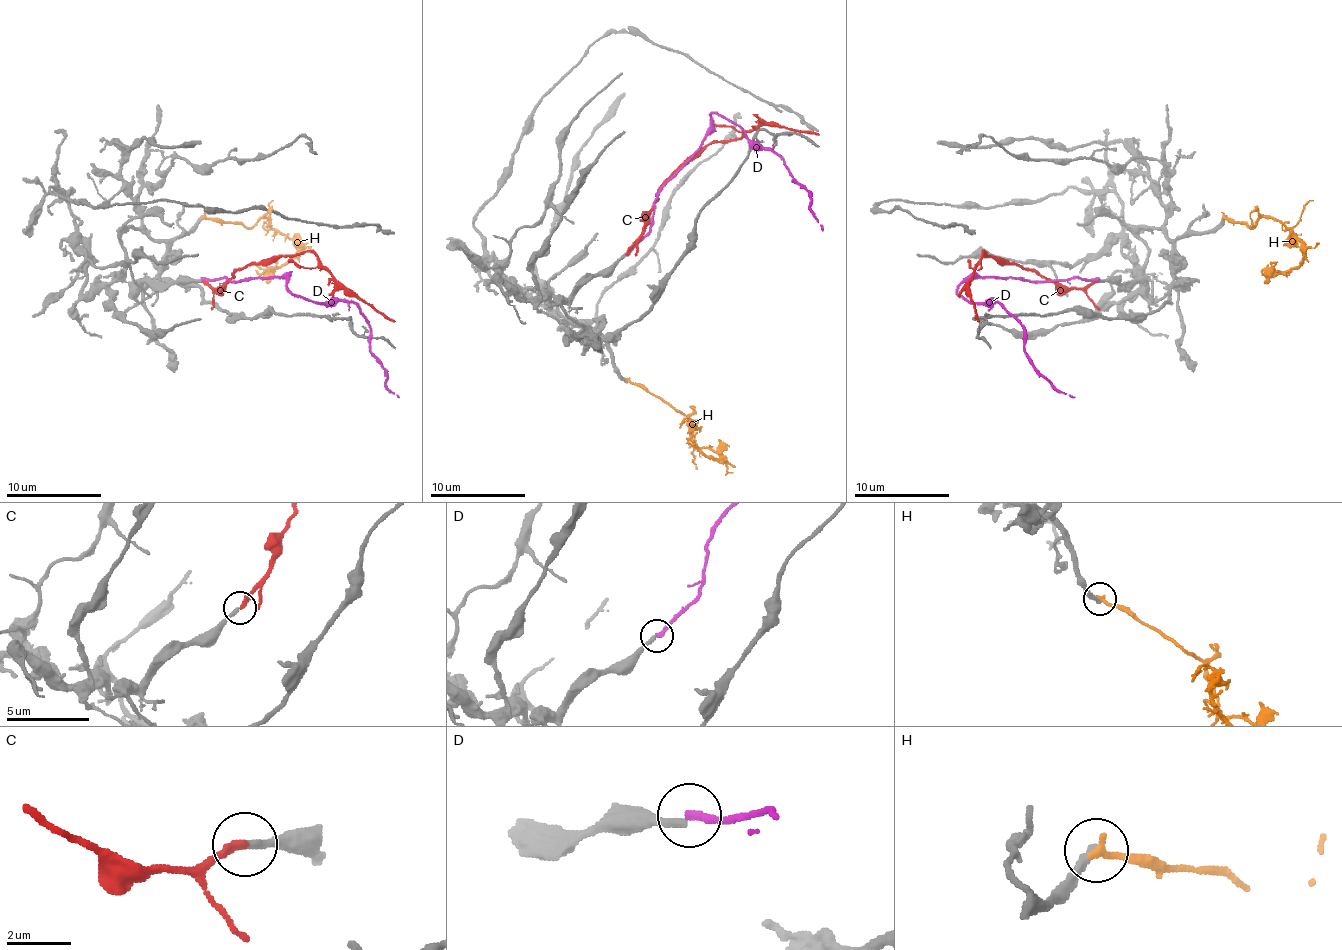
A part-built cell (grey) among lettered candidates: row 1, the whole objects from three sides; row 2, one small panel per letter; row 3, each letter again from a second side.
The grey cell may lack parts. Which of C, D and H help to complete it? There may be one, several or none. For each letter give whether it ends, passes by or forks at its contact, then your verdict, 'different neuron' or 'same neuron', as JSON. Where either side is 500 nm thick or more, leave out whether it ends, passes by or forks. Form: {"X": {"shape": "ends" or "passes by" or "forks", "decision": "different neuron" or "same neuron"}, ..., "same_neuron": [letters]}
{"C": {"shape": "ends", "decision": "same neuron"}, "D": {"shape": "ends", "decision": "different neuron"}, "H": {"shape": "ends", "decision": "different neuron"}, "same_neuron": ["C"]}

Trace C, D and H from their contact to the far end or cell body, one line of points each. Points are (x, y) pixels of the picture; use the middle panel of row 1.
C: (625, 253), (642, 232), (644, 216), (661, 187), (708, 144), (732, 140), (760, 125), (782, 125), (819, 135)
D: (625, 253), (649, 230), (656, 192), (691, 156), (713, 114), (784, 161), (810, 197), (822, 230)
H: (627, 379), (670, 403), (687, 417), (694, 443), (720, 457), (703, 453), (691, 438), (691, 422), (680, 427)

